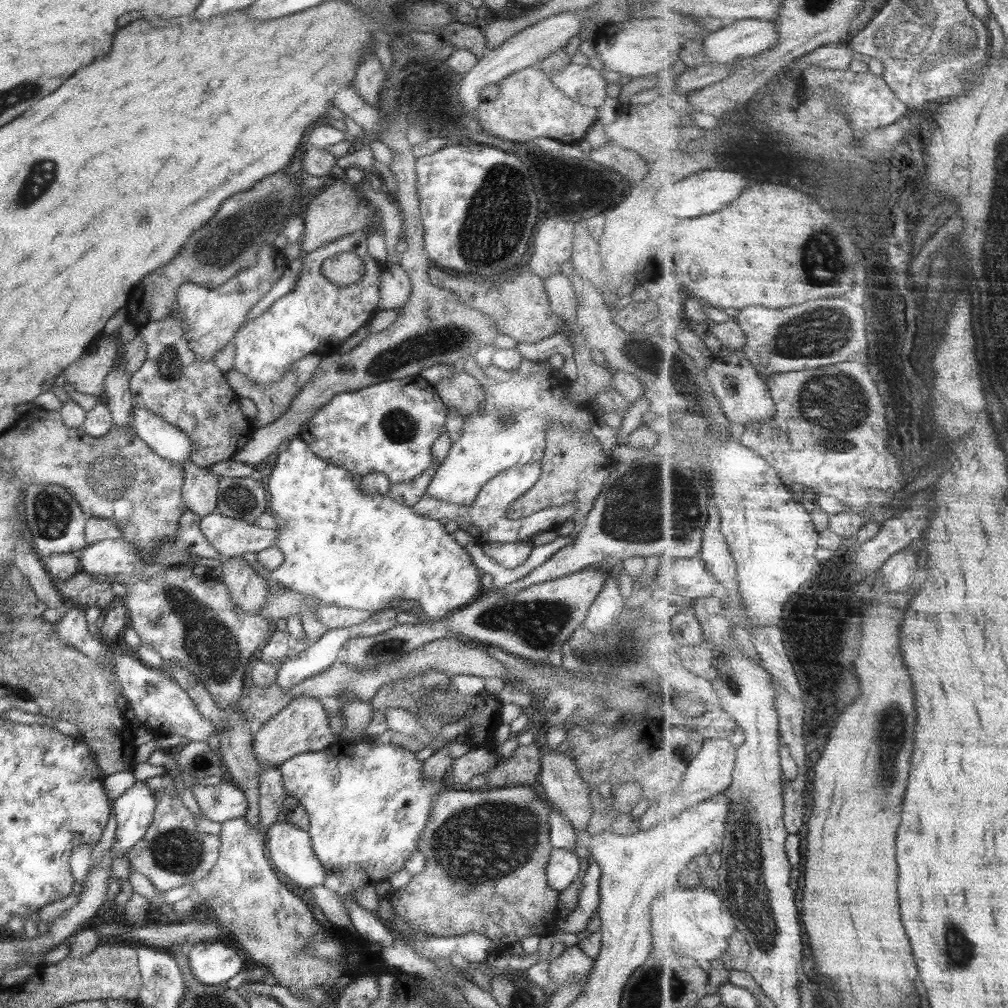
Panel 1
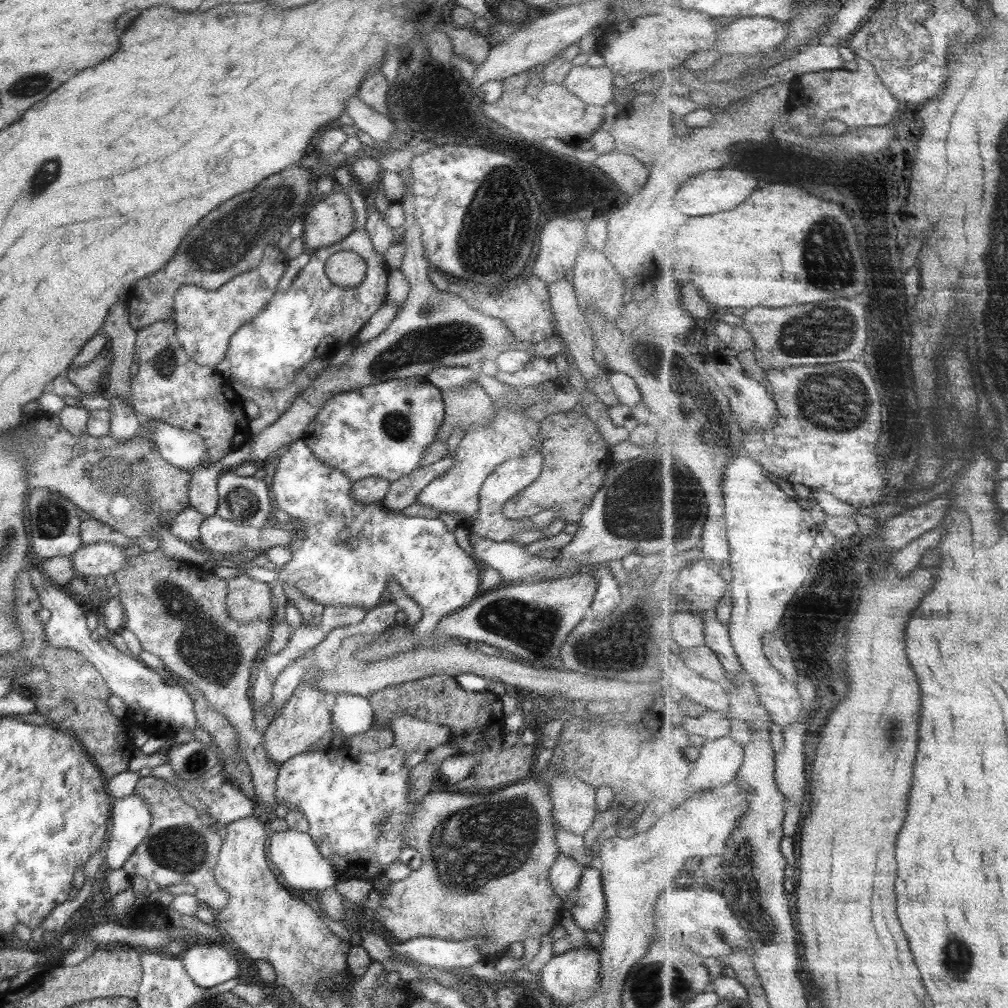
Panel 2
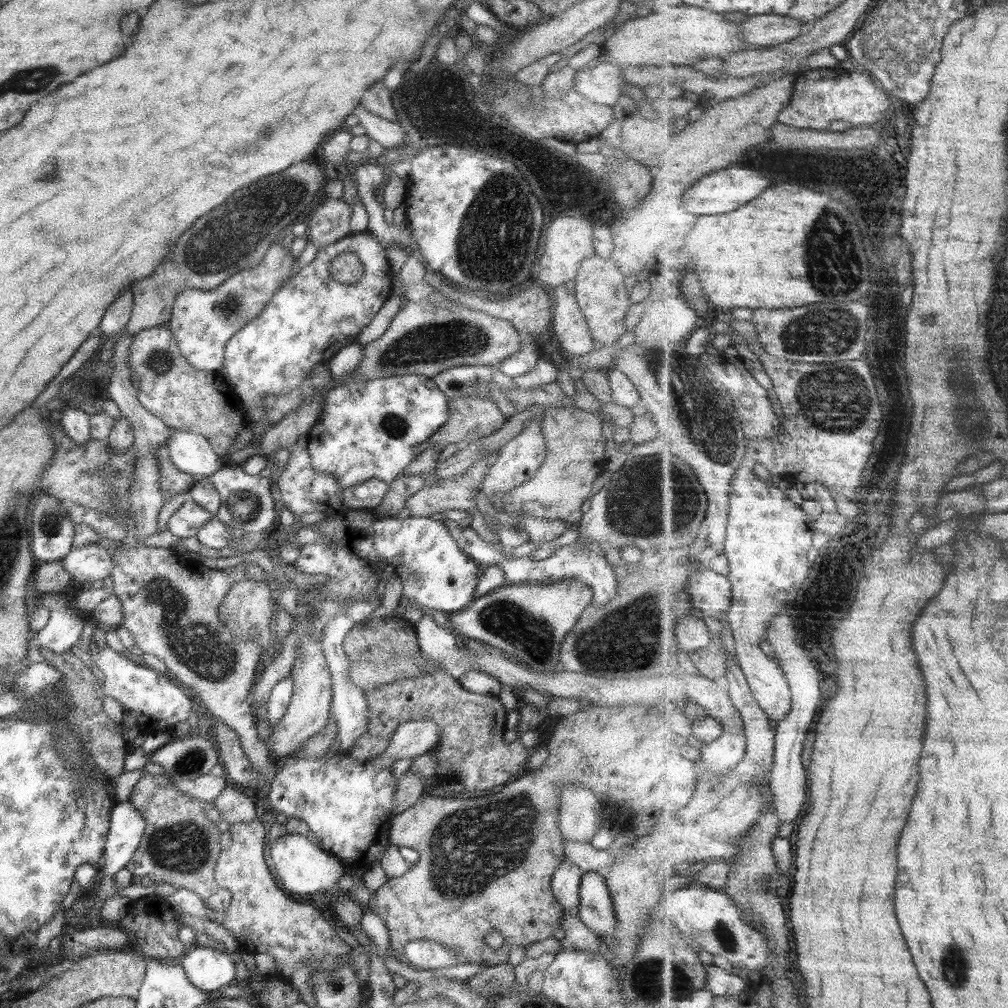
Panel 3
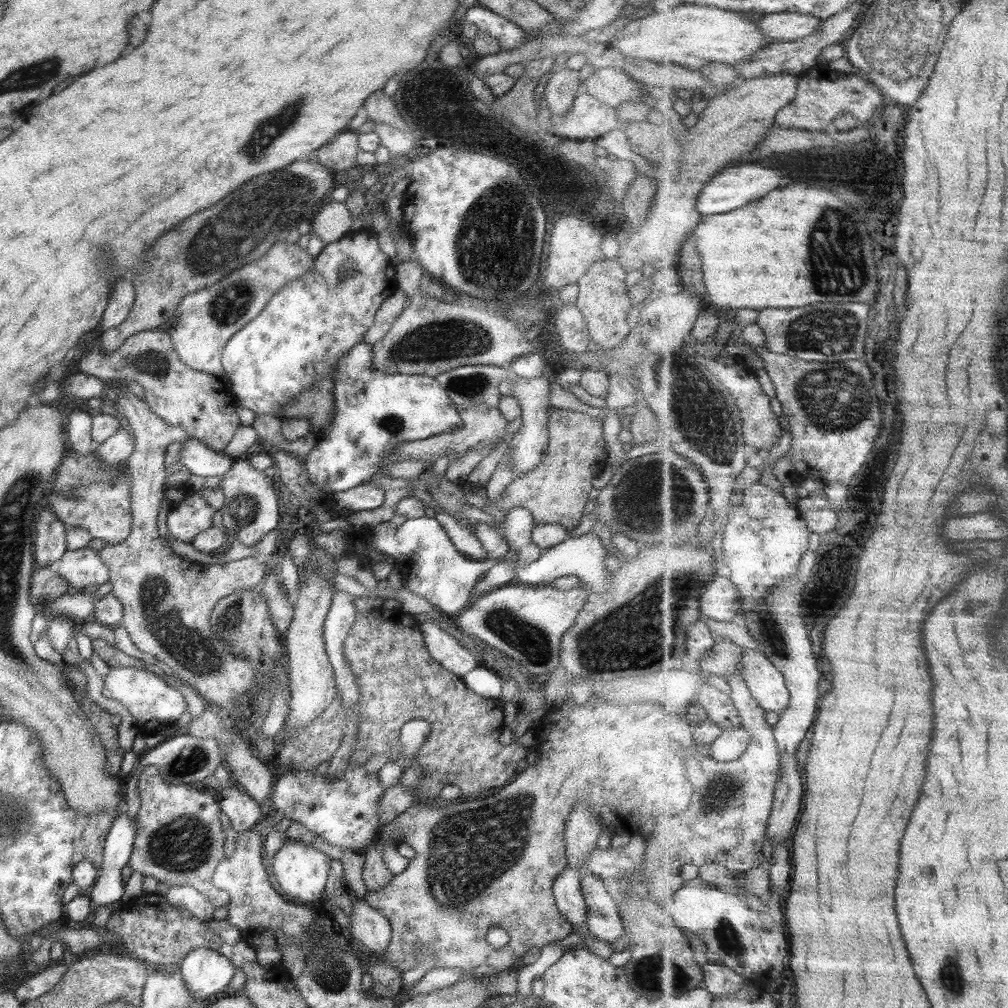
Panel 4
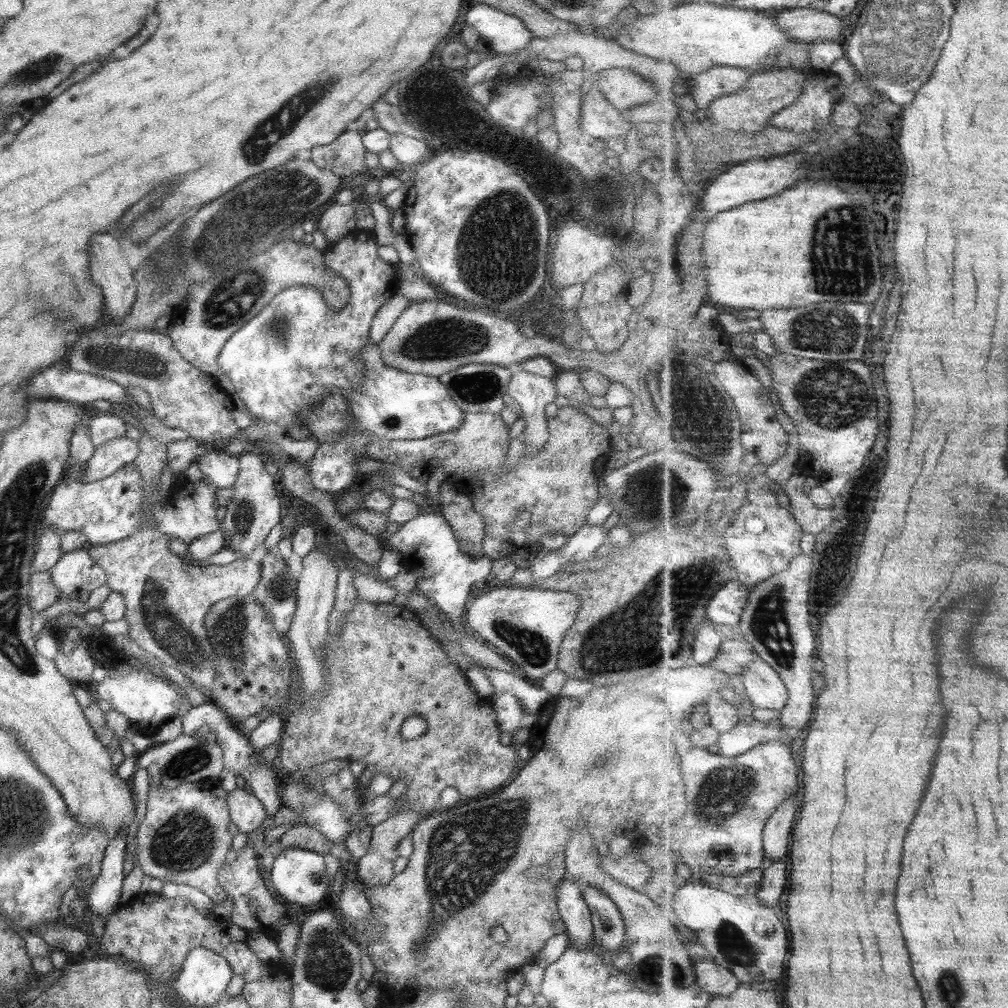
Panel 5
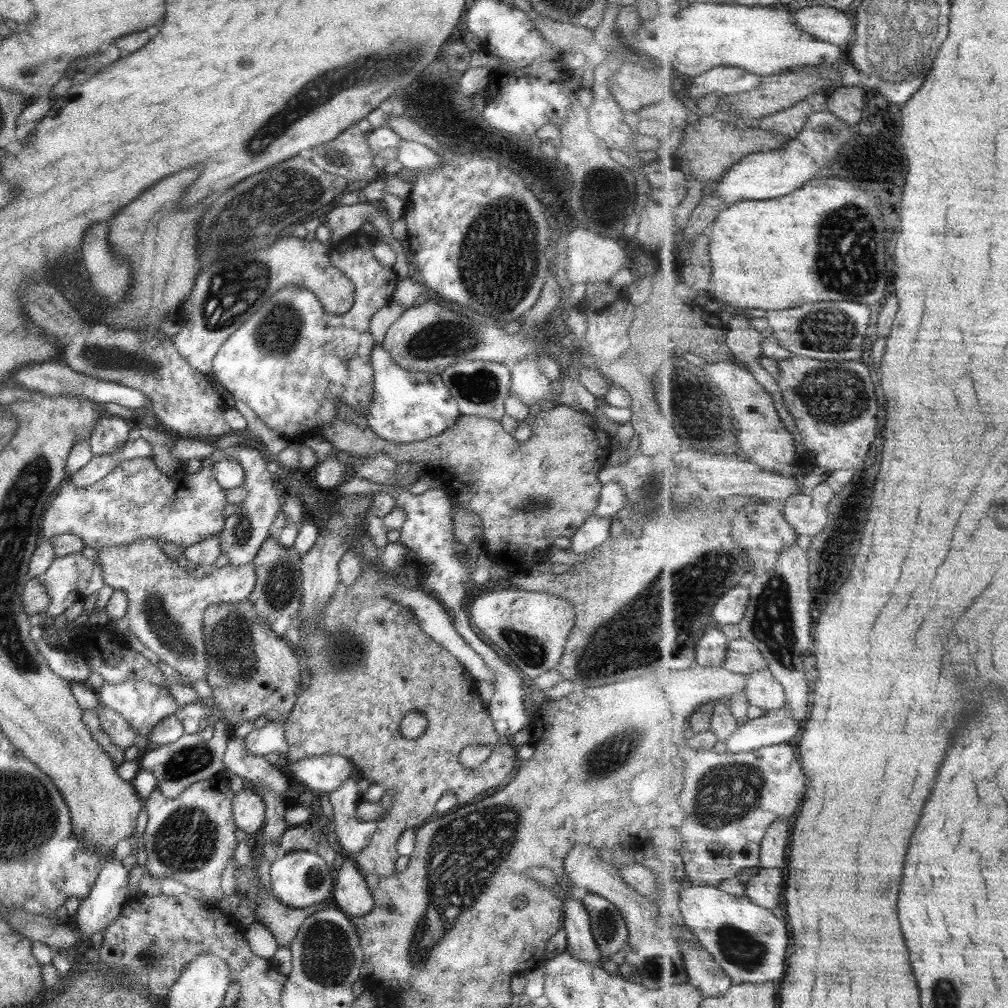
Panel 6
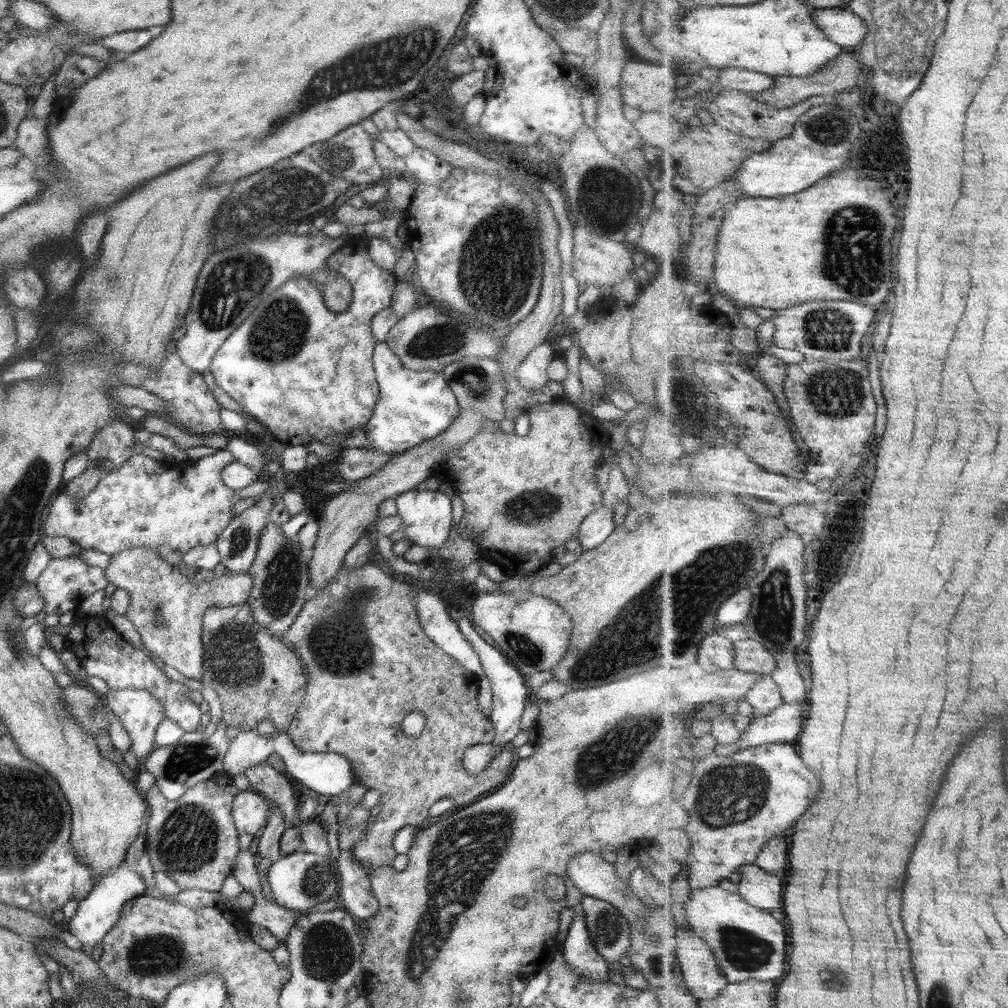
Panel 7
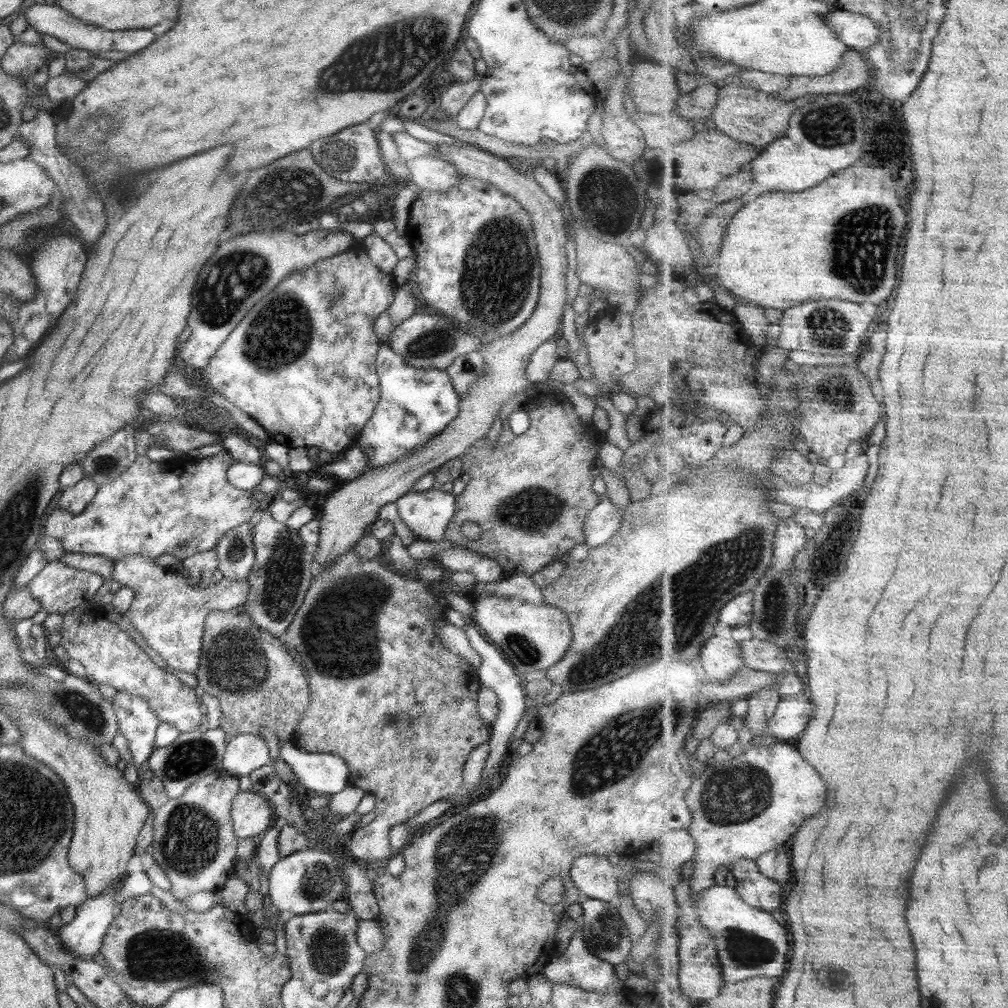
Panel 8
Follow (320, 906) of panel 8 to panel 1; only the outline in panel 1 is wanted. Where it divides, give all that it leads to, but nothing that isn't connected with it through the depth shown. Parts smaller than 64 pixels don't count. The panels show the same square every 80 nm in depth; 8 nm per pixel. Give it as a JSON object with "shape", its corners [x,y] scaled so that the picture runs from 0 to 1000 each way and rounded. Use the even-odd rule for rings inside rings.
{"shape":[[[283,813],[271,816],[264,825],[262,830],[263,843],[265,851],[271,863],[280,873],[289,875],[297,881],[313,881],[322,873],[323,865],[320,858],[314,853],[313,846],[307,839],[306,828],[297,823],[294,819],[287,817]]]}

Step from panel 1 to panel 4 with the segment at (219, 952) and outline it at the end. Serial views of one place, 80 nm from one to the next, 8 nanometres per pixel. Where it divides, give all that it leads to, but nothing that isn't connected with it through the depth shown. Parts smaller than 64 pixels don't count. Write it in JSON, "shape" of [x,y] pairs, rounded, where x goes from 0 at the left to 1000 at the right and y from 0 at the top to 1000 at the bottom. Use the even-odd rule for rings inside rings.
{"shape":[[[195,939],[182,949],[177,962],[188,990],[203,992],[226,979],[233,960],[215,943]]]}

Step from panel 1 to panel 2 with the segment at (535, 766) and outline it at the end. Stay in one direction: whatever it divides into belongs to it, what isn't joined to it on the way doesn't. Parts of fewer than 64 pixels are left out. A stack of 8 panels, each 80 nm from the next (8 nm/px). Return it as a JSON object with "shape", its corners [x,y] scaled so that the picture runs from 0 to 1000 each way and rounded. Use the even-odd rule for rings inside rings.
{"shape":[[[430,670],[428,673],[385,681],[368,688],[364,694],[370,706],[370,721],[374,724],[386,722],[390,711],[398,708],[443,721],[447,725],[446,737],[451,741],[452,749],[465,749],[471,753],[465,766],[469,783],[495,784],[526,771],[525,764],[531,756],[535,740],[533,737],[526,740],[514,737],[499,742],[501,712],[498,699],[495,690],[485,686],[463,688],[455,683],[450,672]]]}

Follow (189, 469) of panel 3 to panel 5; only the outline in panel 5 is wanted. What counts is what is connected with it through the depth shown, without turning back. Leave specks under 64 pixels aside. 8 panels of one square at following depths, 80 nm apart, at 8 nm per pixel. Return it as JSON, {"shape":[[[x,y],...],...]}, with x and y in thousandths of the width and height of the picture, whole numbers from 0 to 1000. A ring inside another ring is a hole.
{"shape":[[[205,445],[190,456],[190,462],[199,468],[202,474],[215,485],[227,485],[236,469],[236,451],[227,451],[221,447]]]}

